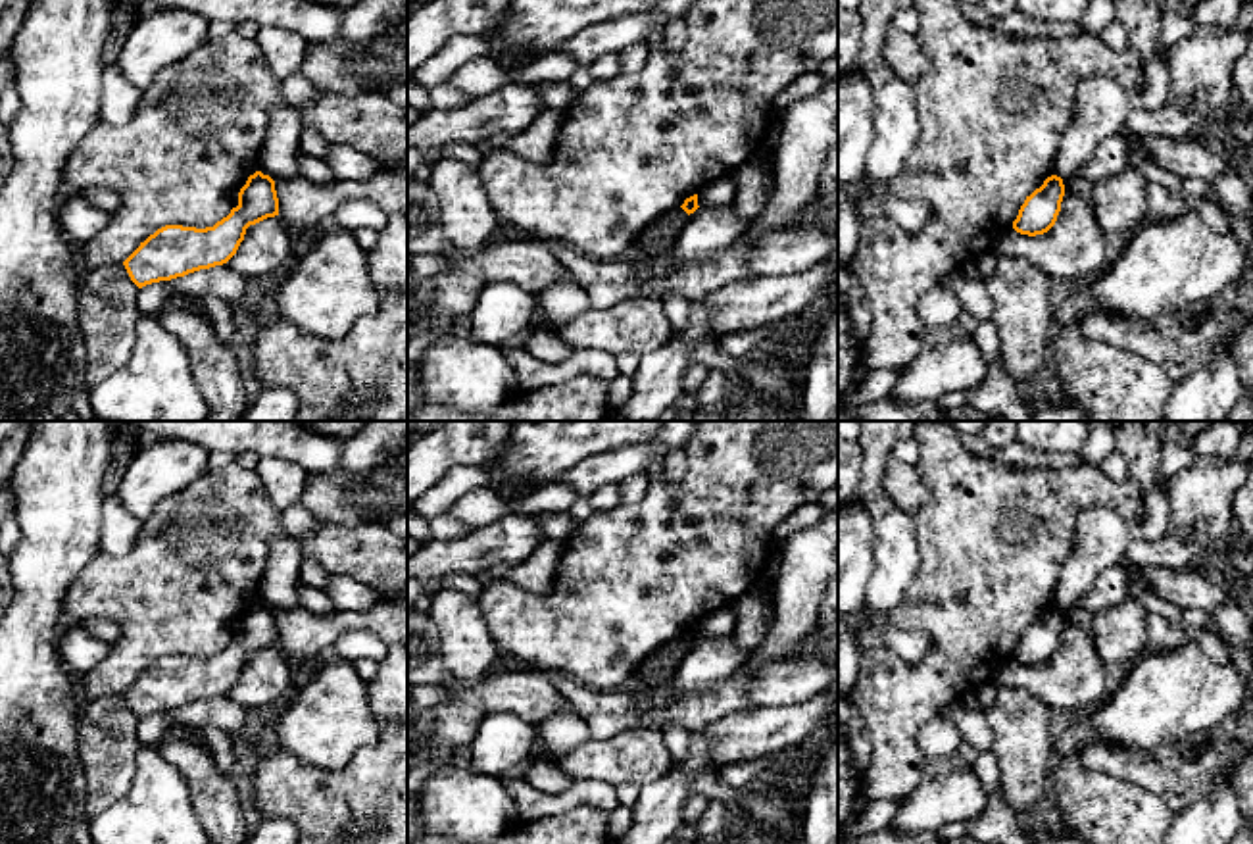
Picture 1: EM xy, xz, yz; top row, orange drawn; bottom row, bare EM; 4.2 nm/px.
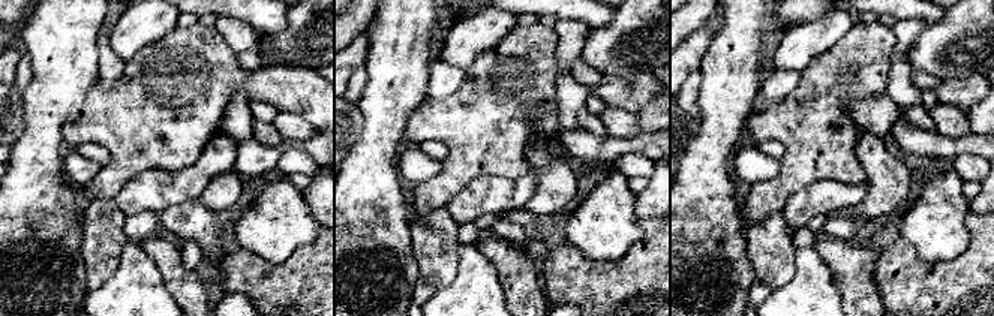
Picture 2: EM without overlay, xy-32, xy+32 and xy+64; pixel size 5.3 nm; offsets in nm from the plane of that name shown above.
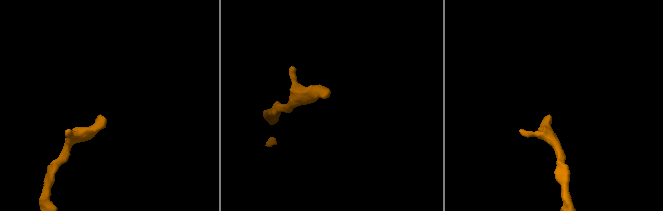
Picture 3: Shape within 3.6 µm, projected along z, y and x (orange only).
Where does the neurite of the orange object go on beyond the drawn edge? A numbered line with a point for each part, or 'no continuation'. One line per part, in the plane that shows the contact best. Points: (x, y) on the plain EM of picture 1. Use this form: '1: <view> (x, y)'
no continuation

